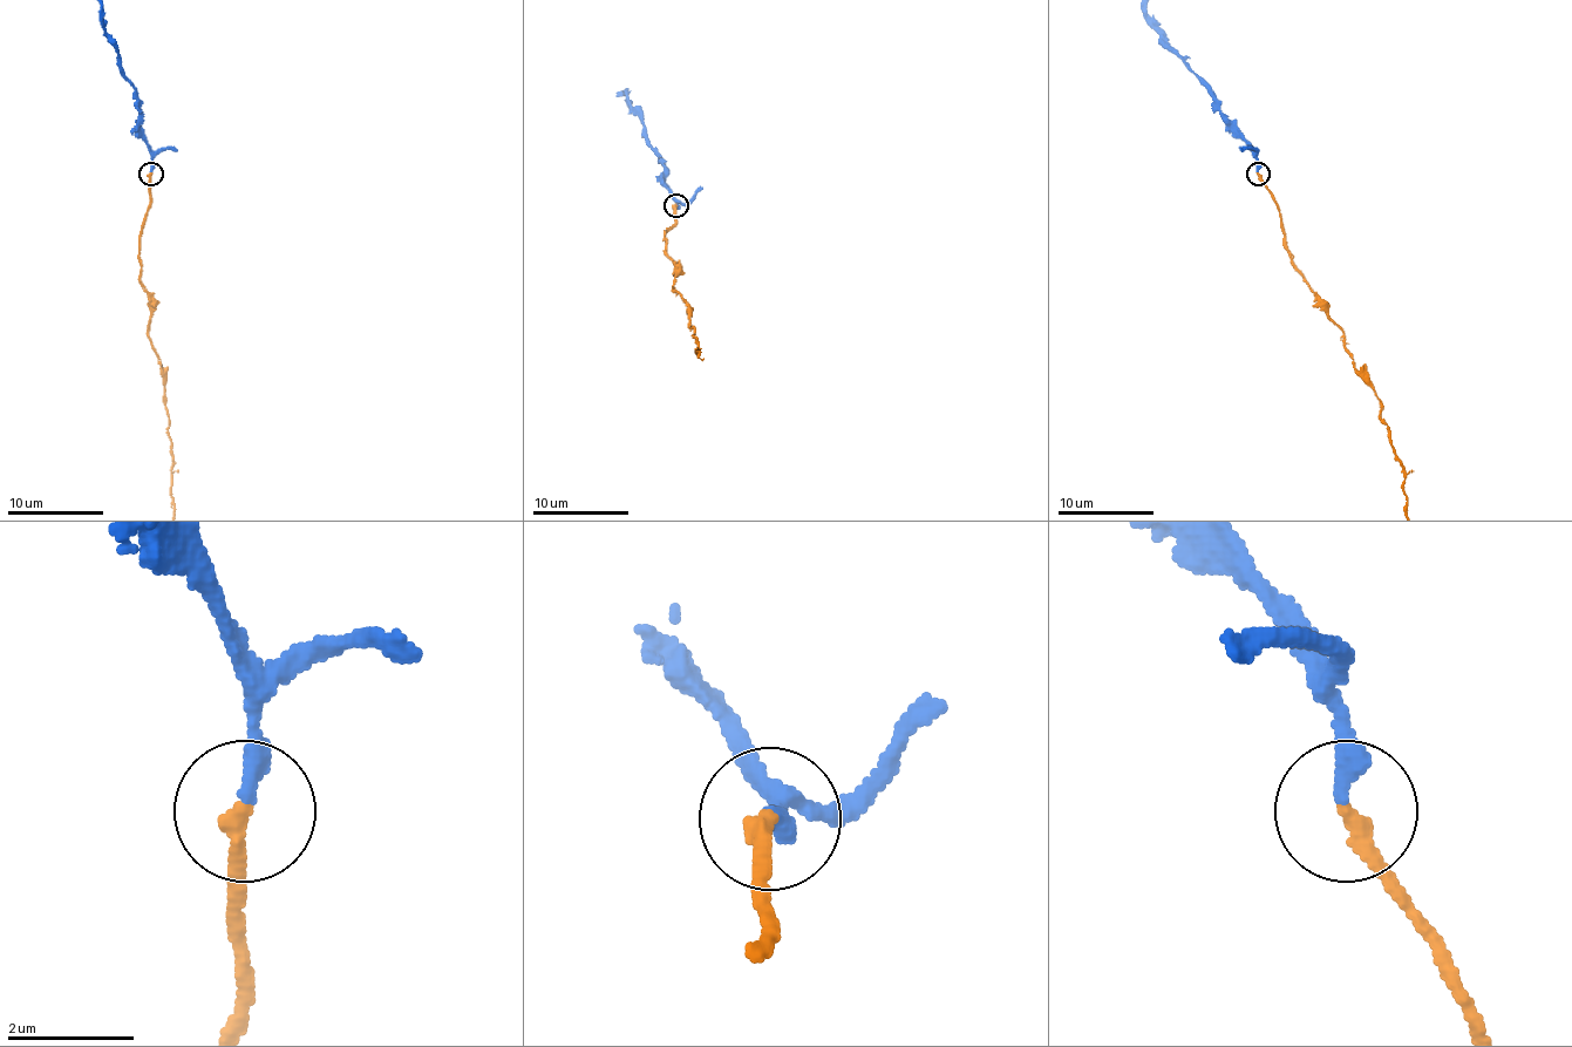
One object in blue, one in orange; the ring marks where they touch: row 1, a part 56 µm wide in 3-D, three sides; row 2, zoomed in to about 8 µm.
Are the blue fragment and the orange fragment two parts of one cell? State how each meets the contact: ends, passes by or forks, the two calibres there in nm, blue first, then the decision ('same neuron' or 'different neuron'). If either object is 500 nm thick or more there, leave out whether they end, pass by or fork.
blue ends there; orange ends there; 320 nm thick on the blue side, 300 nm on the other; same neuron

